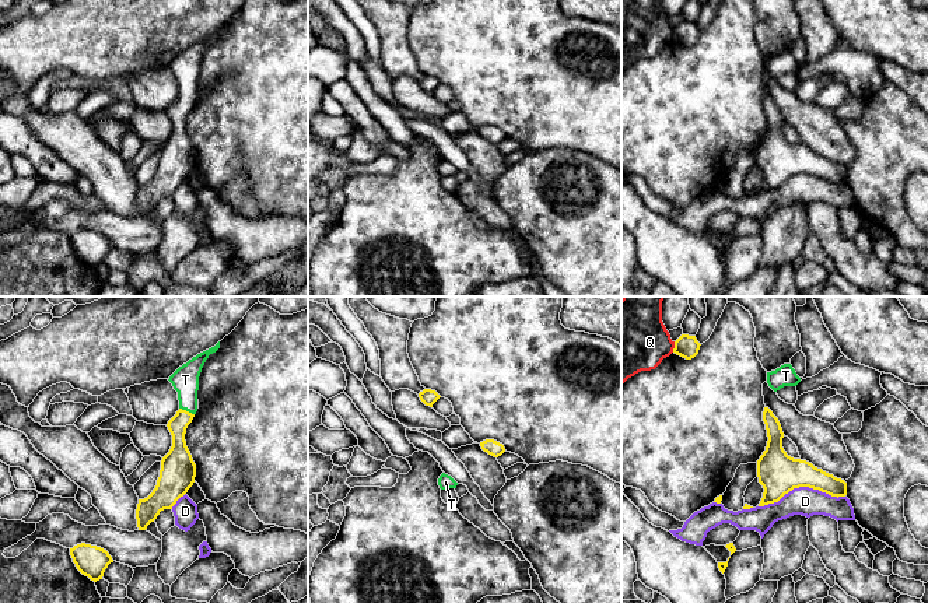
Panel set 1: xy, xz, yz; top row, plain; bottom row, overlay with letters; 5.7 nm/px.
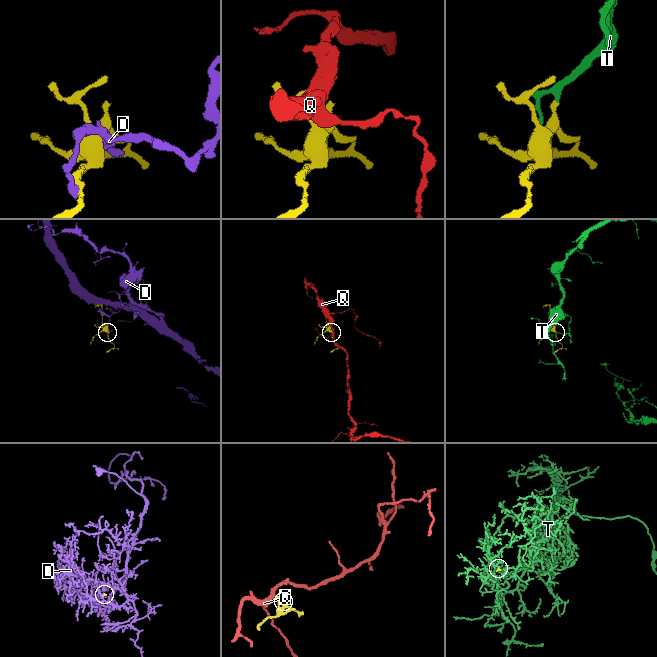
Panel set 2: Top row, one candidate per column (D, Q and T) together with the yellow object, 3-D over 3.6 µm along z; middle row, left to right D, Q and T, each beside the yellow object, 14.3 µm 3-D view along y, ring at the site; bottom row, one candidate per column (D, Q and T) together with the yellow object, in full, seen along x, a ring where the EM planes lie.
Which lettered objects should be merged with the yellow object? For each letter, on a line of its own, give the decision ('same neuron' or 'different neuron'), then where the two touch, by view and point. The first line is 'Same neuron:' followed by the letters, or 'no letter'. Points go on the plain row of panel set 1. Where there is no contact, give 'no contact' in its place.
Same neuron: T
D: different neuron; contact yz (801, 172)
Q: different neuron; contact yz (675, 34)
T: same neuron; contact xy (185, 97)

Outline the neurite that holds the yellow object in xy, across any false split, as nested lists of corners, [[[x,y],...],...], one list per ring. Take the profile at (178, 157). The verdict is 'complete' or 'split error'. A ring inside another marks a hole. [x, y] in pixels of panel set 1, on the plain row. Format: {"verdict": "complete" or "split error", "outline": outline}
{"verdict": "split error", "outline": [[[220,28],[179,53],[168,66],[178,78],[179,87],[179,97],[167,111],[172,122],[172,133],[161,147],[155,175],[147,185],[139,186],[136,196],[139,217],[146,217],[161,197],[172,196],[176,187],[195,169],[196,151],[186,133],[185,120],[197,98],[197,77],[202,55],[209,42],[218,35]]]}

